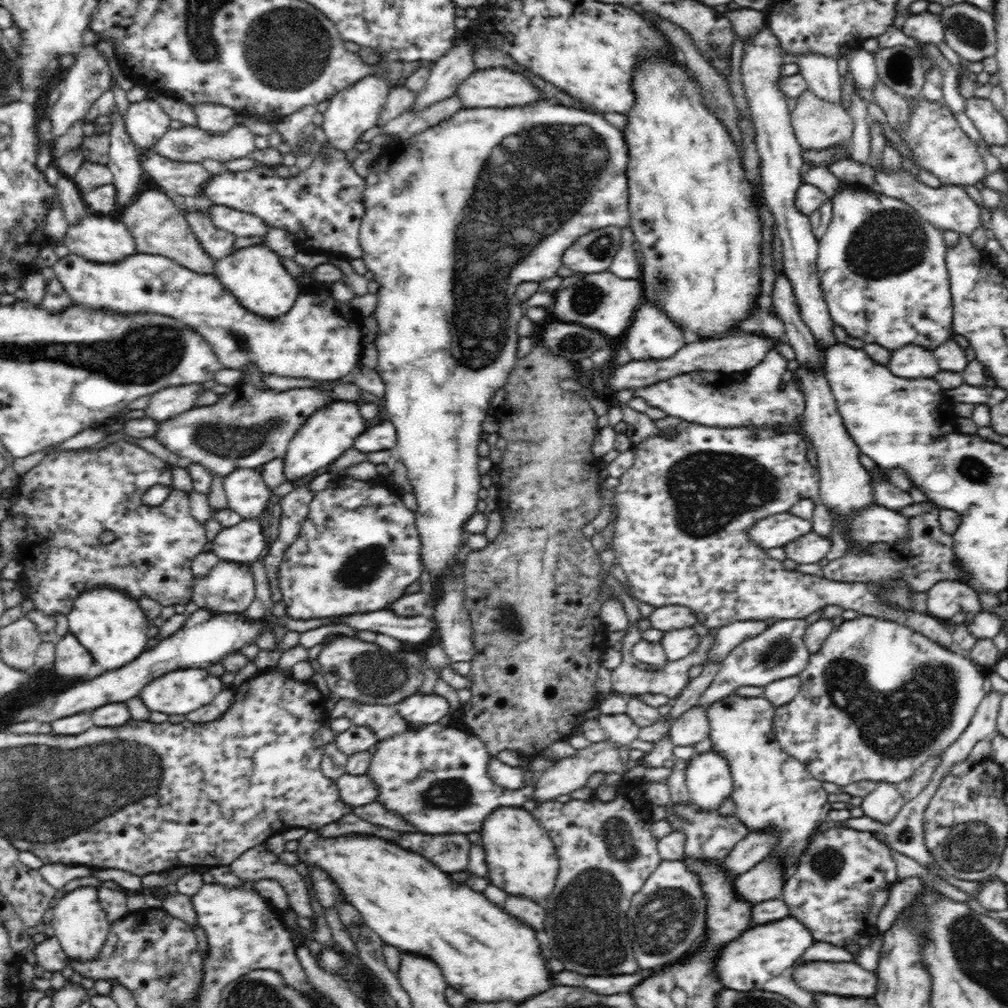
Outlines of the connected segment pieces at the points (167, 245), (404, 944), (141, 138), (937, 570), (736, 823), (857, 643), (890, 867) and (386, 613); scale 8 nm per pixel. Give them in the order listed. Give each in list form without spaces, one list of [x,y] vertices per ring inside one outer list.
[[[153,187],[139,192],[130,204],[124,206],[122,222],[134,237],[136,253],[162,255],[198,274],[213,274],[216,260],[203,249],[185,215],[163,190]]]
[[[309,830],[298,841],[296,854],[300,861],[307,865],[316,865],[323,871],[326,871],[332,880],[336,881],[336,886],[342,889],[342,893],[346,895],[346,900],[359,910],[364,923],[367,924],[376,934],[380,935],[380,938],[385,944],[394,946],[402,952],[408,954],[419,954],[426,958],[431,958],[438,967],[440,972],[444,975],[448,987],[460,990],[462,994],[474,1003],[500,1003],[505,1001],[516,1001],[516,1003],[524,1003],[537,995],[547,992],[547,990],[555,987],[553,984],[553,972],[548,970],[546,963],[548,960],[542,957],[540,953],[540,940],[534,929],[524,925],[522,922],[518,922],[516,918],[511,914],[506,913],[503,907],[499,907],[496,903],[490,902],[484,893],[476,892],[465,883],[458,883],[454,881],[450,875],[447,875],[444,871],[440,870],[438,866],[432,864],[427,858],[424,858],[421,854],[416,854],[411,850],[404,850],[394,841],[380,838],[379,836],[373,836],[373,834],[350,834],[350,836],[338,836],[338,838],[323,838],[319,834],[318,830]]]
[[[152,98],[130,103],[125,113],[125,127],[134,145],[140,149],[154,147],[170,129],[171,118]]]
[[[932,503],[932,509],[920,516],[910,518],[910,538],[908,541],[895,543],[873,543],[865,550],[847,550],[838,558],[832,560],[822,568],[822,576],[828,580],[845,583],[878,584],[878,582],[892,582],[903,578],[909,590],[913,592],[926,592],[940,580],[954,580],[962,583],[963,572],[956,568],[953,550],[953,536],[942,531],[939,516],[940,508]]]
[[[692,802],[686,804],[666,805],[667,820],[672,827],[672,831],[683,832],[685,836],[685,857],[692,860],[717,860],[721,862],[725,859],[727,854],[742,840],[748,833],[747,826],[741,822],[736,815],[724,816],[718,811],[712,812],[709,810],[702,810],[697,804]]]
[[[863,615],[860,618],[844,621],[838,628],[834,627],[828,639],[822,643],[820,650],[809,656],[806,668],[798,675],[801,682],[798,694],[790,702],[775,707],[773,734],[781,744],[783,751],[802,762],[807,767],[807,772],[816,780],[833,782],[842,787],[848,786],[852,782],[860,782],[860,780],[872,780],[874,782],[880,782],[881,780],[897,785],[898,782],[912,777],[914,772],[922,764],[925,764],[930,754],[931,756],[942,754],[960,738],[986,694],[984,690],[985,673],[966,654],[961,654],[960,651],[943,647],[899,623]]]
[[[838,825],[811,839],[794,874],[784,882],[782,899],[788,905],[789,916],[803,922],[815,941],[844,948],[864,932],[875,931],[876,912],[898,881],[896,863],[884,843],[871,832]]]
[[[390,608],[364,612],[364,614],[337,615],[336,623],[333,626],[344,624],[356,631],[372,631],[384,634],[398,641],[420,644],[428,642],[437,632],[436,622],[432,617],[424,615],[404,618],[396,616]]]

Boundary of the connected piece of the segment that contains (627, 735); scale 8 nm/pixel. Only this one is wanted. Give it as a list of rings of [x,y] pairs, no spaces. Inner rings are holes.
[[[626,714],[599,716],[599,723],[608,740],[617,746],[622,764],[630,761],[628,744],[638,738],[640,727]]]

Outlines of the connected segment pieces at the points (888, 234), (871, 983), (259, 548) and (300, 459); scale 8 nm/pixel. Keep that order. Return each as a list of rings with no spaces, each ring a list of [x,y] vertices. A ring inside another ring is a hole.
[[[845,183],[838,189],[838,192],[830,198],[832,201],[832,218],[826,234],[822,236],[818,246],[816,268],[819,270],[819,277],[823,297],[828,305],[832,322],[842,326],[850,337],[859,338],[866,343],[876,343],[888,350],[896,350],[906,345],[918,345],[933,351],[937,346],[944,344],[947,340],[953,338],[953,302],[950,291],[949,274],[945,263],[945,254],[947,253],[943,230],[936,228],[927,220],[924,220],[918,212],[906,202],[897,198],[890,198],[875,189],[869,189],[864,185],[854,185]]]
[[[806,962],[792,972],[800,989],[812,994],[840,996],[872,996],[878,990],[876,972],[868,972],[858,964],[844,962]]]
[[[242,520],[235,526],[222,529],[214,538],[212,552],[219,560],[252,565],[265,548],[260,522]]]
[[[337,400],[326,408],[316,410],[312,416],[306,418],[306,422],[300,426],[300,430],[296,432],[284,454],[283,465],[286,481],[292,483],[298,478],[308,476],[310,472],[326,468],[340,454],[353,447],[356,437],[367,429],[364,425],[366,420],[362,418],[359,406],[360,401]]]

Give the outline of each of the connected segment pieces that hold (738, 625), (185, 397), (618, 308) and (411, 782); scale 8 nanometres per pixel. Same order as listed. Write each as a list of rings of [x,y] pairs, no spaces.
[[[748,620],[734,622],[717,630],[712,646],[707,652],[707,662],[723,662],[724,658],[740,643],[765,632],[764,621]]]
[[[201,384],[168,386],[151,395],[145,410],[145,416],[156,422],[164,422],[194,407],[196,399],[204,392]]]
[[[609,270],[596,274],[576,273],[576,284],[554,292],[554,312],[562,322],[576,322],[608,337],[618,337],[632,324],[638,306],[644,302],[643,287],[639,279],[618,278]]]
[[[438,722],[424,725],[420,730],[408,728],[402,734],[377,740],[376,751],[371,754],[370,767],[366,776],[376,783],[378,803],[384,809],[399,814],[406,825],[412,826],[417,832],[426,834],[468,834],[481,829],[484,819],[500,807],[522,807],[526,800],[532,798],[538,774],[531,778],[530,785],[522,790],[508,790],[498,786],[488,775],[490,753],[473,733],[464,727]]]

